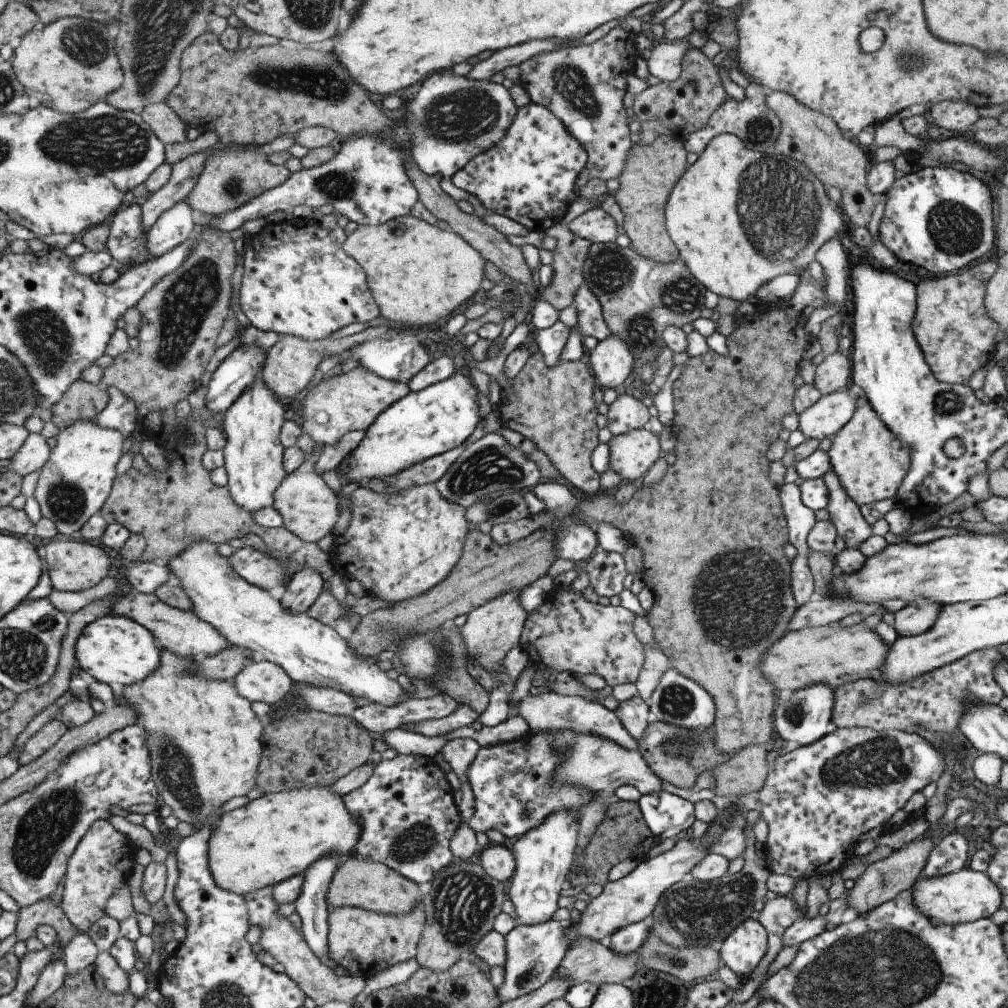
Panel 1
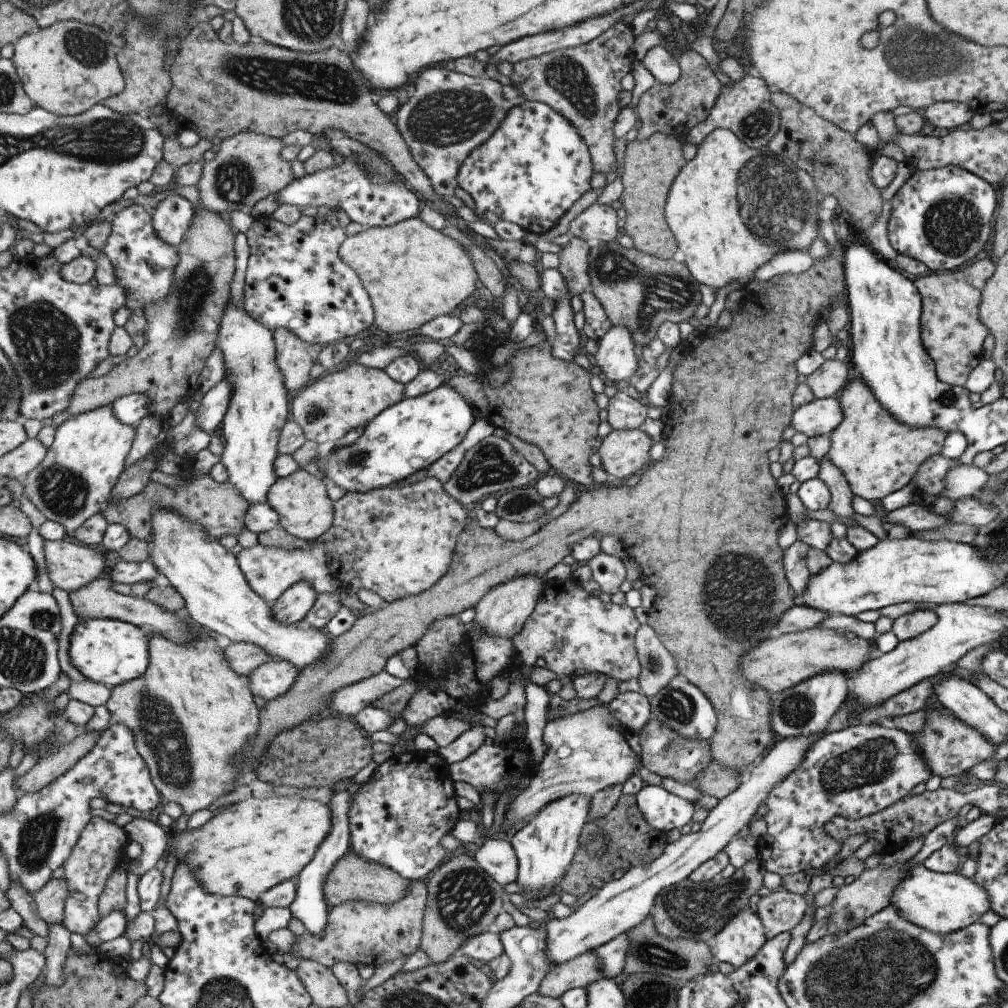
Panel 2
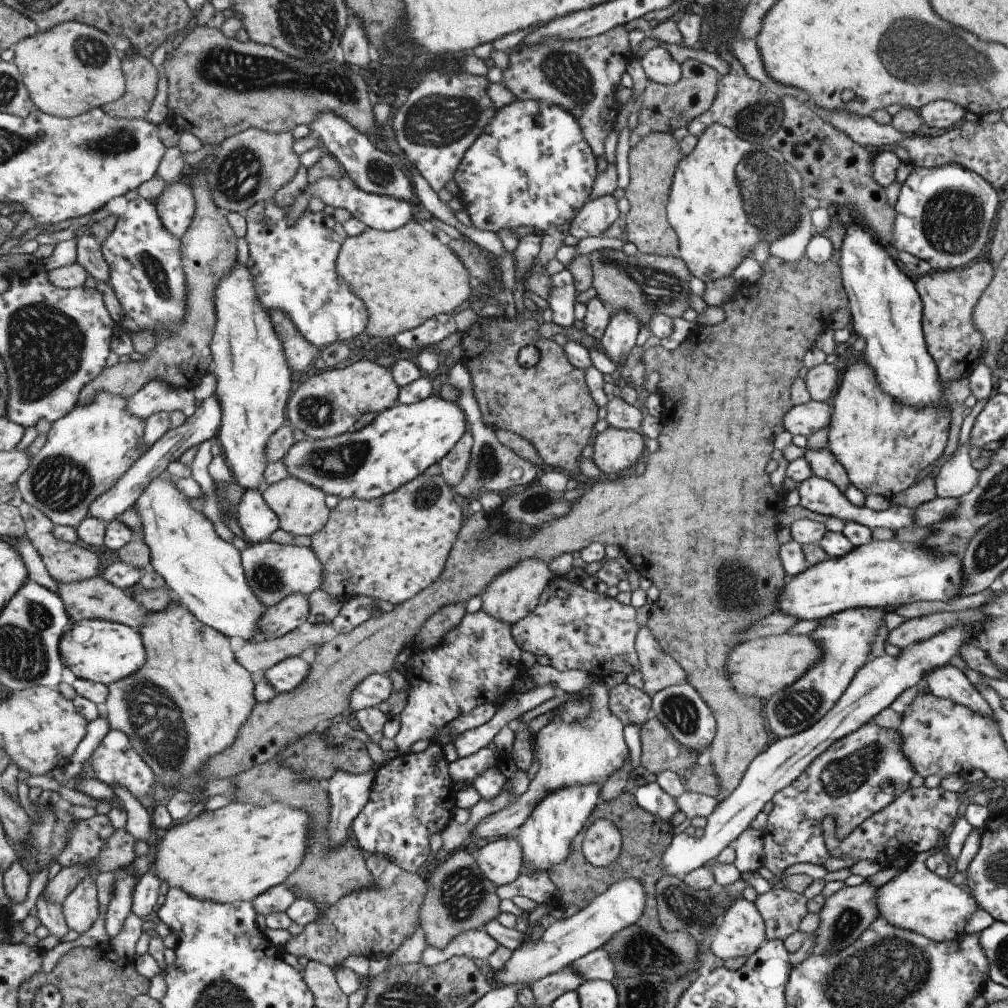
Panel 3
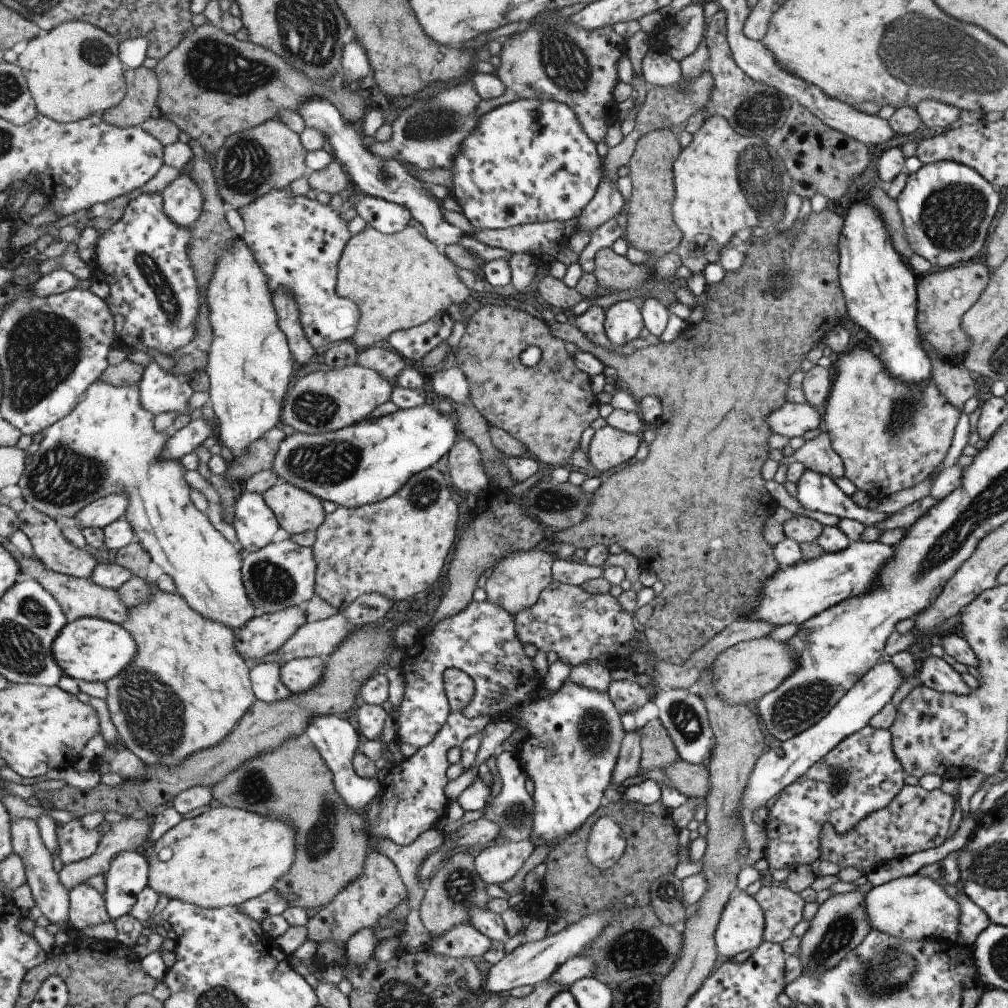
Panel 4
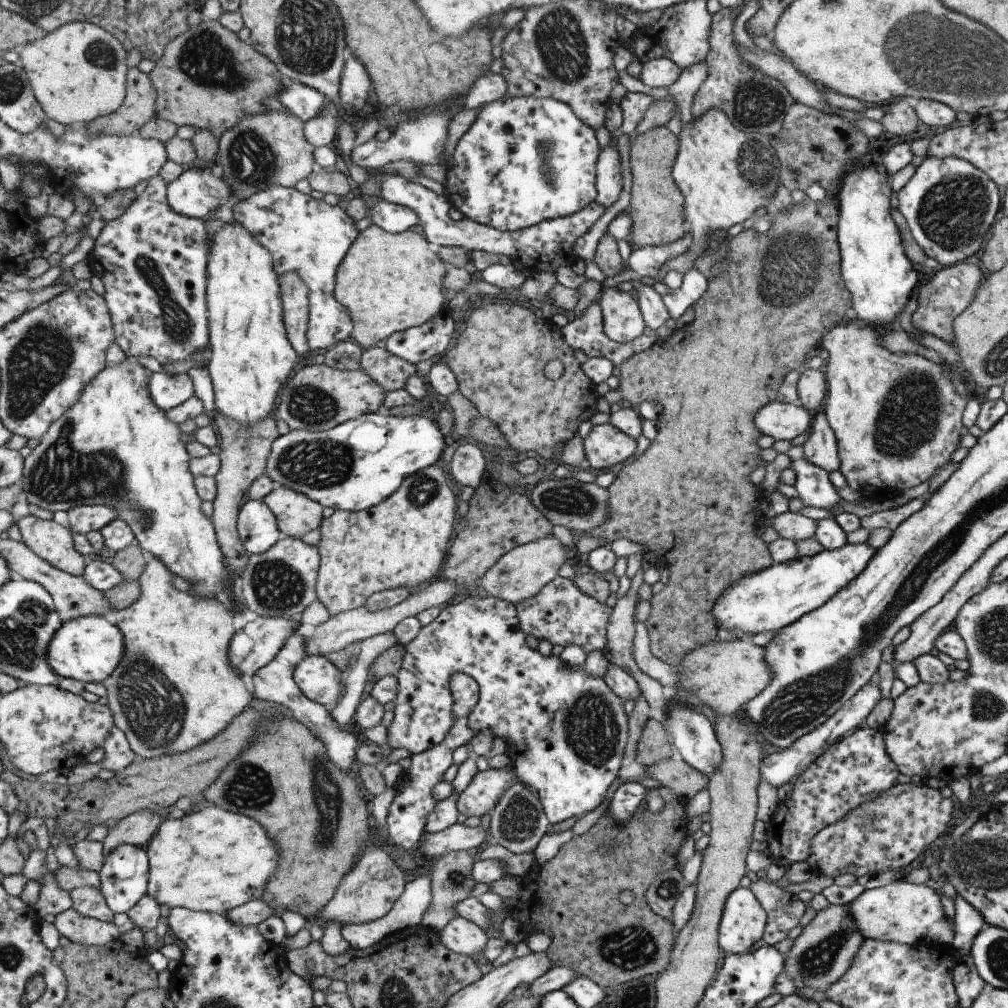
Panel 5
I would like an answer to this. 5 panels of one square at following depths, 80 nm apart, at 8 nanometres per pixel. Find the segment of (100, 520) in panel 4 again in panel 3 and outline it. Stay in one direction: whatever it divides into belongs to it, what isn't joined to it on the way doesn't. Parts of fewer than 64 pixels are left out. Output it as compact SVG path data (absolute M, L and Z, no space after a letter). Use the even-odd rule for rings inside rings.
M213 394L212 398L207 398L198 408L193 416L189 417L180 427L169 430L163 434L153 447L149 448L139 460L137 460L125 476L121 478L117 485L109 490L108 493L103 494L99 500L93 502L89 517L94 517L103 522L110 524L115 521L117 516L121 516L123 512L127 512L131 506L136 505L145 494L145 490L153 484L155 478L164 475L171 462L181 460L181 456L193 448L205 443L207 440L213 441L217 439L220 433L220 428L223 420L223 406L219 402L219 396Z

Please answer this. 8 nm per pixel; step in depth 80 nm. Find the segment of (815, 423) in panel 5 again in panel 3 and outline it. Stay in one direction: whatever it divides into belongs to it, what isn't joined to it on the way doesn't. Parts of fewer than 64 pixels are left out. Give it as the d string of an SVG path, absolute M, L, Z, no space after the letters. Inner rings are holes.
M827 447L821 448L821 450L805 448L802 458L807 460L812 475L831 482L841 492L841 496L843 496L849 482L845 470L835 460L835 456L829 452Z

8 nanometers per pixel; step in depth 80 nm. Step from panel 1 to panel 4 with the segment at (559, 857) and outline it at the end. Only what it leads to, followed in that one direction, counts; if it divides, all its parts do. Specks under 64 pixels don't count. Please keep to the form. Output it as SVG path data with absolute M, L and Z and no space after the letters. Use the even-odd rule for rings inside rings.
M485 599L483 602L471 602L463 612L441 620L433 628L421 628L415 645L403 649L403 663L401 674L406 679L403 699L400 703L399 716L396 719L398 741L411 744L418 749L424 748L433 742L446 725L453 712L451 700L444 675L449 669L460 669L467 672L475 680L475 698L469 702L469 706L463 710L467 718L477 716L502 717L517 724L517 728L527 730L525 740L521 742L515 753L518 762L522 766L524 774L531 778L533 783L533 820L531 820L531 834L529 841L538 841L539 845L559 842L571 834L571 832L583 825L583 822L602 804L602 795L610 784L615 758L619 744L624 738L621 727L620 714L609 700L606 692L589 690L583 686L573 684L565 679L559 690L547 694L545 698L537 698L539 682L541 678L533 670L531 658L523 654L523 648L519 644L519 636L516 630L516 618L509 614L505 608L497 606L495 602Z

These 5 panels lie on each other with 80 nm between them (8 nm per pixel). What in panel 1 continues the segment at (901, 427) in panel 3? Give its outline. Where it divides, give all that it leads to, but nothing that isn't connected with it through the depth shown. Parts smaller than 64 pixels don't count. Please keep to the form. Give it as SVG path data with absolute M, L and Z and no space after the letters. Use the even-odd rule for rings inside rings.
M866 399L865 403L854 408L851 418L833 434L826 453L830 469L857 505L894 496L910 465L910 450L885 426Z

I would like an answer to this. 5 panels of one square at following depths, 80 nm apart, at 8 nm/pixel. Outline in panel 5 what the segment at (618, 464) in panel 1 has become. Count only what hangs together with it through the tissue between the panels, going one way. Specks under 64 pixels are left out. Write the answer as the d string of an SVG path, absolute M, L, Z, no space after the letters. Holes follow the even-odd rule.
M605 423L593 426L582 439L585 459L593 470L605 470L636 453L636 440Z

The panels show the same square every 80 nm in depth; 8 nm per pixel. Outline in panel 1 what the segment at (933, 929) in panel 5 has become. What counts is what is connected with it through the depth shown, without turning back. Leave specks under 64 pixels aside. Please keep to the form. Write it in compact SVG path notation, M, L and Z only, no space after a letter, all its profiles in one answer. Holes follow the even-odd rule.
M969 868L934 877L924 877L919 874L910 889L912 905L919 914L927 917L934 927L987 919L1000 908L1001 895L998 886L994 885L984 872L974 872Z

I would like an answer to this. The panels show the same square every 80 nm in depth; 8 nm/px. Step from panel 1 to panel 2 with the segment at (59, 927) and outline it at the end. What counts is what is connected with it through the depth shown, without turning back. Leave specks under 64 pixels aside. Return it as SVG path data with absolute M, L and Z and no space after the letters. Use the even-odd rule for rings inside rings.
M53 879L43 890L33 894L37 907L37 914L41 914L41 918L51 924L64 924L65 920L65 902L69 897L69 888L67 888L67 880Z

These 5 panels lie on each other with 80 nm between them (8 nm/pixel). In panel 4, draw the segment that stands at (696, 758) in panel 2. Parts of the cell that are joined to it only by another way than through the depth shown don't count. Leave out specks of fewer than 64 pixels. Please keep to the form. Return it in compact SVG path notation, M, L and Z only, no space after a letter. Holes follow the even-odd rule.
M658 719L649 720L639 731L641 769L664 769L665 766L679 760L671 738Z

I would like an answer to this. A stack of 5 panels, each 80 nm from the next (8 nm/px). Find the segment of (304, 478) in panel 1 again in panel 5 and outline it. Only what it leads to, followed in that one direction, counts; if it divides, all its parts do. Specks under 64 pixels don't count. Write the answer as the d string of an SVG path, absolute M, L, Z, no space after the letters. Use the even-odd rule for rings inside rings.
M277 486L265 496L264 502L277 516L284 536L303 538L305 534L320 529L324 522L325 507L291 488Z

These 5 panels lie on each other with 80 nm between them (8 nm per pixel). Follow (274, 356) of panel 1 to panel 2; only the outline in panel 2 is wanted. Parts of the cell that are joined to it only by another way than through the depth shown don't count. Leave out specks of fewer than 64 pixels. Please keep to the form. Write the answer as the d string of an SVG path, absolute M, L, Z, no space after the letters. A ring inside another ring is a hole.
M288 329L274 332L277 346L277 366L283 372L285 386L292 394L297 394L313 381L311 368L319 362L325 345L312 344L299 338Z

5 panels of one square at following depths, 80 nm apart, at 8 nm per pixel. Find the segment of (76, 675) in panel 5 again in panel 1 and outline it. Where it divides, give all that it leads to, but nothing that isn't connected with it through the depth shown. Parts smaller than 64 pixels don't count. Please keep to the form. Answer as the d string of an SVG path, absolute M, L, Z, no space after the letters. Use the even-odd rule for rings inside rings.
M107 614L83 629L76 644L76 661L82 673L90 680L124 687L147 678L160 665L161 646L155 635L132 618Z

